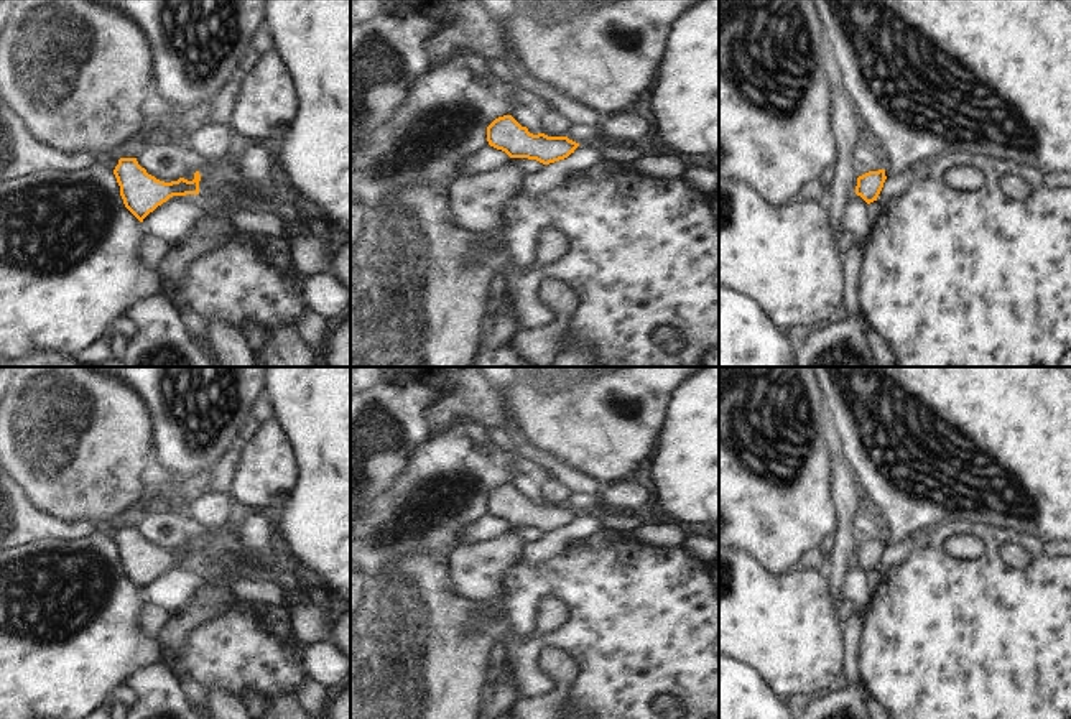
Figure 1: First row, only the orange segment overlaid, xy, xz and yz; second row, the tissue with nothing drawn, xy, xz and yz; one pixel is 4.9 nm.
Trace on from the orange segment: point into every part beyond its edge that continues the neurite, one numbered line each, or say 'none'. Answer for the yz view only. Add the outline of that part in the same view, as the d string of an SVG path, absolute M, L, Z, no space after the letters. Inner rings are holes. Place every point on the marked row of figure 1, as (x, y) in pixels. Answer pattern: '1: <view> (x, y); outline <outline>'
none

